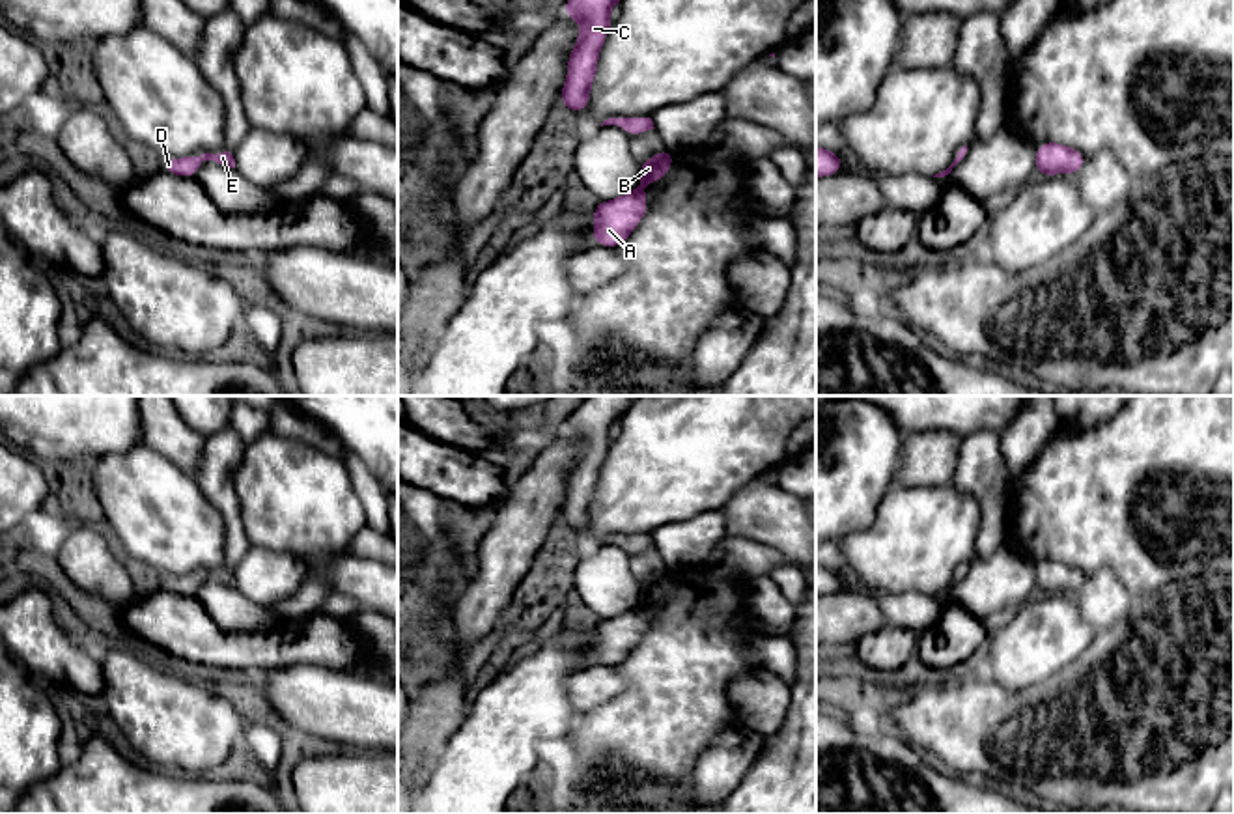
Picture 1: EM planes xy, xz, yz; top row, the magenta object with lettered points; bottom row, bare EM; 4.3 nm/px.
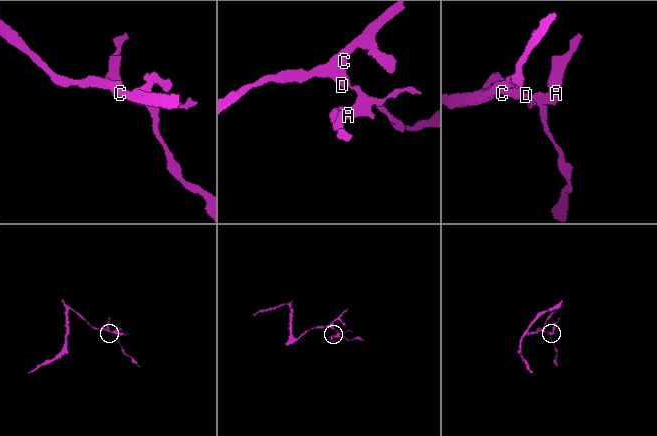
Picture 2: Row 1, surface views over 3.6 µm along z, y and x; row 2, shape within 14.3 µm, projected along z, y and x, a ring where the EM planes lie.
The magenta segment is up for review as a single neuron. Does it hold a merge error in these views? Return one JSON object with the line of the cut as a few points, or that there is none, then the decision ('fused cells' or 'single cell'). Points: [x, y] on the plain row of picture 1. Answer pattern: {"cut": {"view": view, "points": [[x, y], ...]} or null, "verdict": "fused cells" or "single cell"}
{"cut": null, "verdict": "single cell"}

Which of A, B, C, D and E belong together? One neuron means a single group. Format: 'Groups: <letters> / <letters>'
Groups: A B C D E

